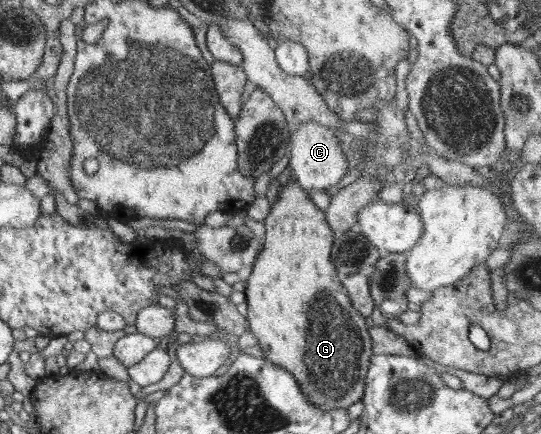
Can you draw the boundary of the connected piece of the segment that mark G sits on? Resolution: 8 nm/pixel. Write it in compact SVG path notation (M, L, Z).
M294 178L288 179L287 183L279 188L278 197L275 203L271 205L270 212L264 222L266 231L263 248L253 263L253 271L250 278L245 282L244 293L247 302L249 328L257 337L259 346L263 350L262 355L266 361L272 362L275 366L280 366L283 370L289 371L297 379L303 394L315 406L326 411L333 410L334 408L348 409L353 403L362 400L362 396L364 395L365 379L370 365L369 359L373 353L371 335L368 330L370 322L363 315L360 315L360 312L356 311L356 308L351 304L346 288L341 283L342 278L337 274L337 269L332 263L331 251L336 233L331 230L331 225L327 222L325 211L320 210L312 202L309 193Z

